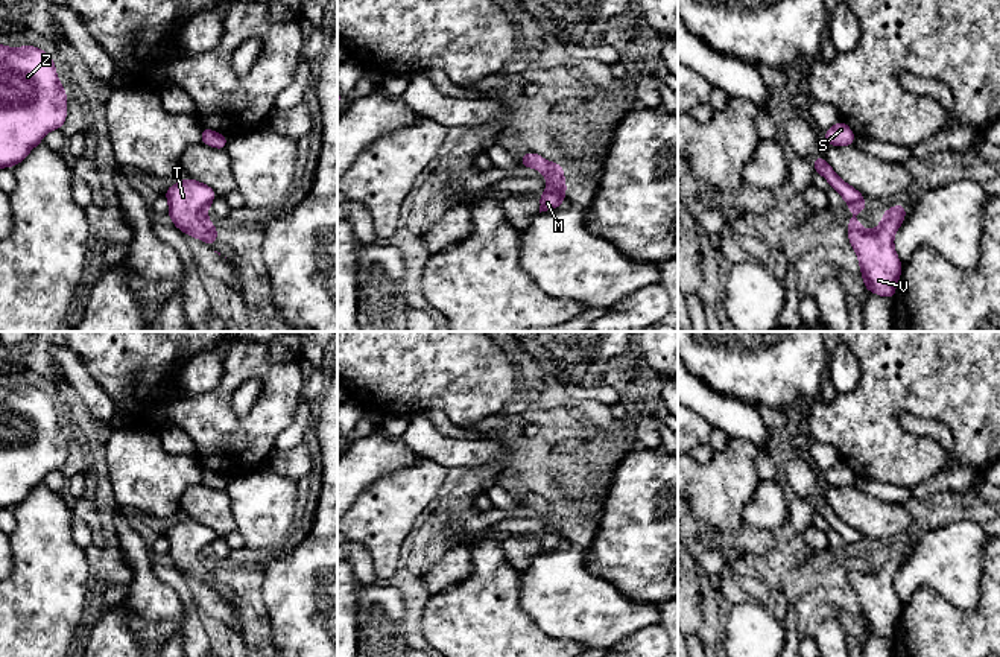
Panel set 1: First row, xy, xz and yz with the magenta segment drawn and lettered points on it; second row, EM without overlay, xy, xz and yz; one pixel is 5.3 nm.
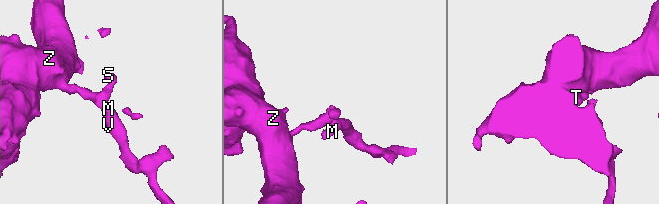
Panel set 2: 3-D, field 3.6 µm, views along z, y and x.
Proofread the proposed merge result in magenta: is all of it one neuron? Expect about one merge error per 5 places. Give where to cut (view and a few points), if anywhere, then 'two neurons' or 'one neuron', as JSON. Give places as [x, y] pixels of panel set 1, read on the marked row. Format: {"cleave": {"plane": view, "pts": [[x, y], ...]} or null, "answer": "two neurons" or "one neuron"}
{"cleave": null, "answer": "one neuron"}

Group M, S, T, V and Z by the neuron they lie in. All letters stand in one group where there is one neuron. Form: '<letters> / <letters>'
M S T V Z

